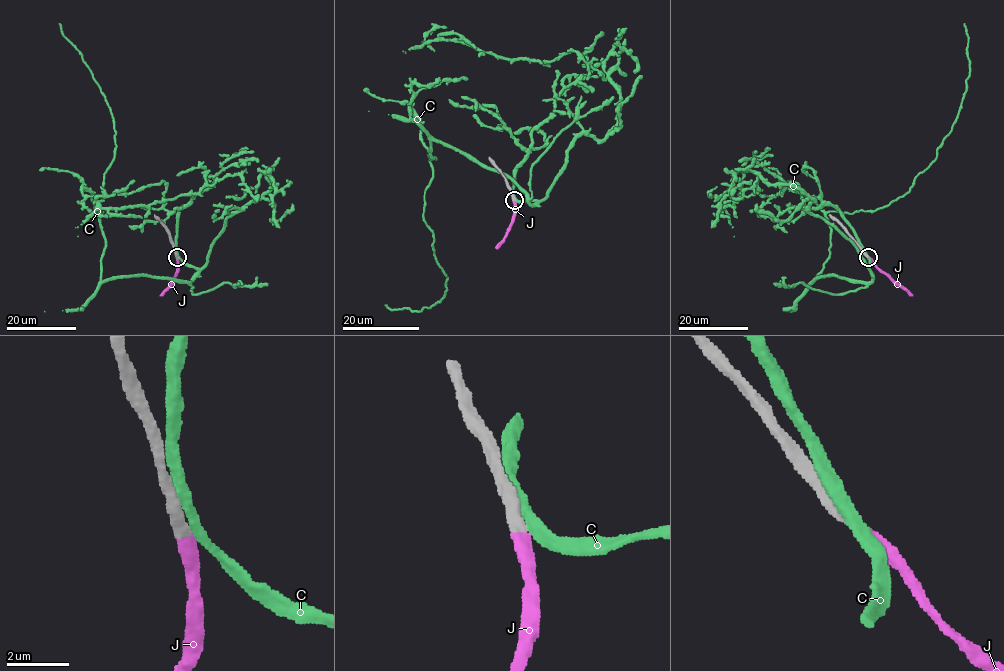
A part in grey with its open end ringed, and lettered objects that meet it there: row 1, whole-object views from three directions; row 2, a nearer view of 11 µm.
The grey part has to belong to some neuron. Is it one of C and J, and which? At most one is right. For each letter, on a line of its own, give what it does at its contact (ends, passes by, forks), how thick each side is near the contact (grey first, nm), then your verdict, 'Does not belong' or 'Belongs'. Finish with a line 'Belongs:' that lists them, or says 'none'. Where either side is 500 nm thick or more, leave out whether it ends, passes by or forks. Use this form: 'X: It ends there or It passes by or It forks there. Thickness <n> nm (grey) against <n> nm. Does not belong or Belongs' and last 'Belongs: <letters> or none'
C: Thickness 500 nm (grey) against 400 nm. Does not belong
J: It ends there. Thickness 340 nm (grey) against 440 nm. Belongs
Belongs: J

